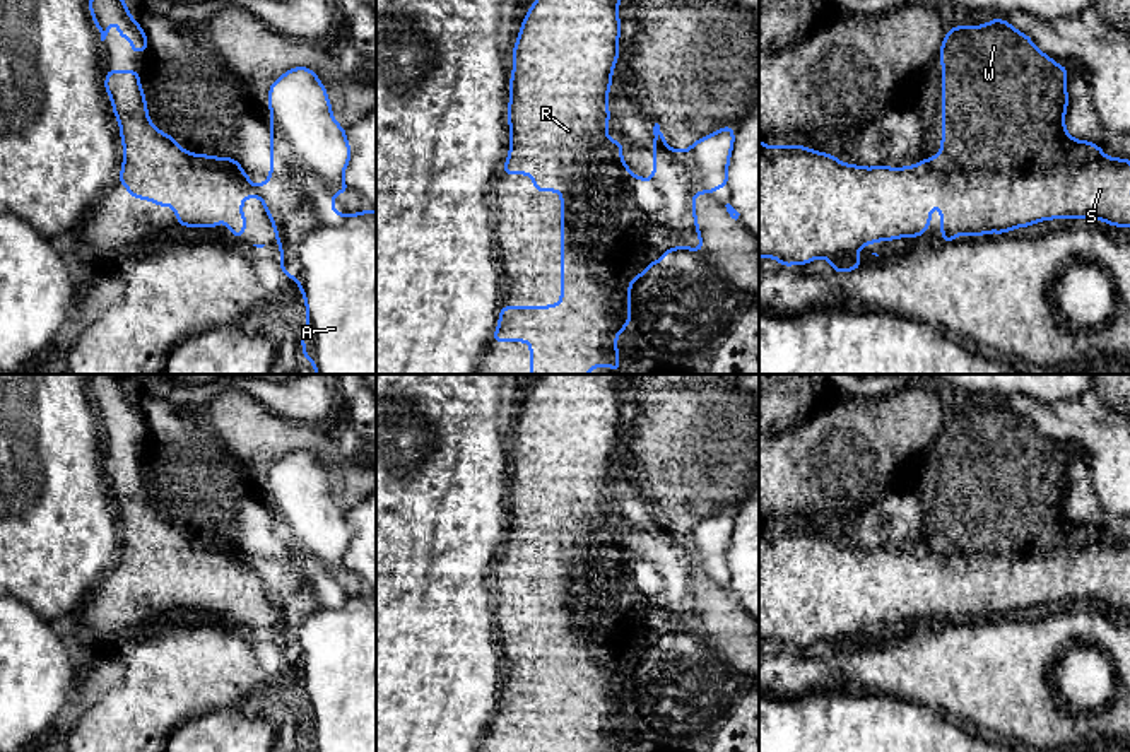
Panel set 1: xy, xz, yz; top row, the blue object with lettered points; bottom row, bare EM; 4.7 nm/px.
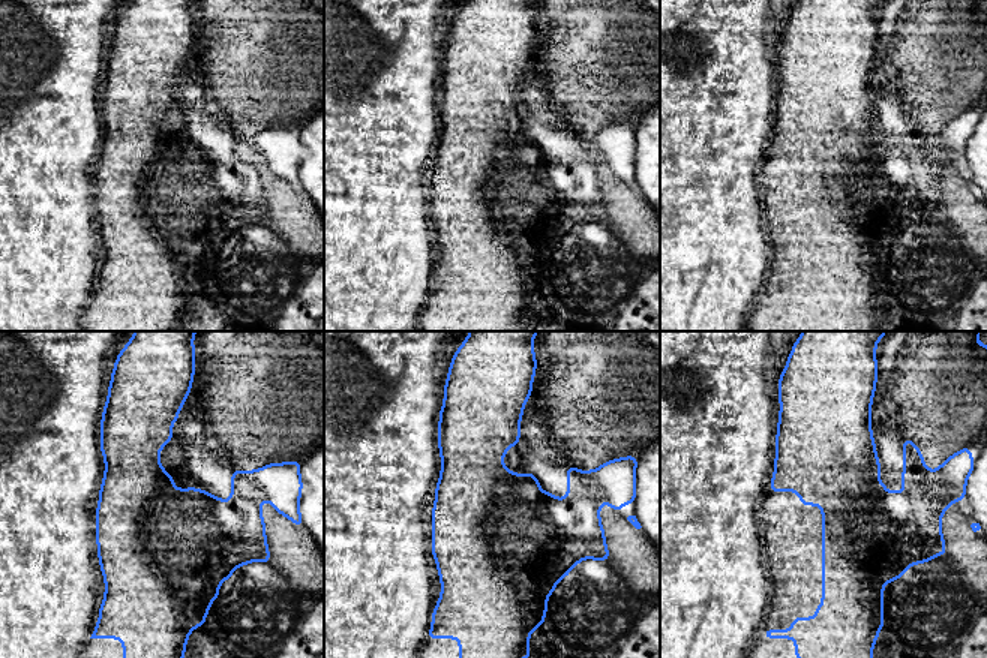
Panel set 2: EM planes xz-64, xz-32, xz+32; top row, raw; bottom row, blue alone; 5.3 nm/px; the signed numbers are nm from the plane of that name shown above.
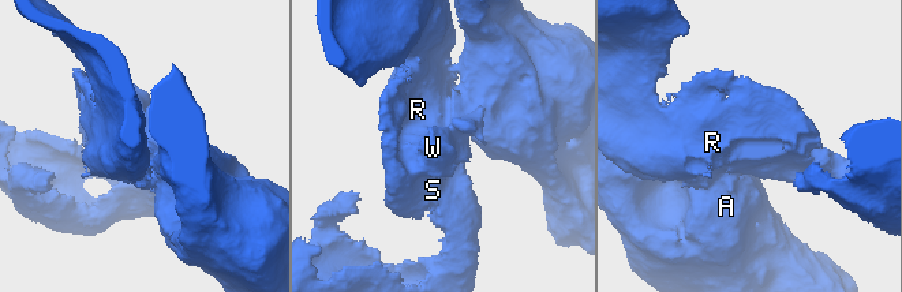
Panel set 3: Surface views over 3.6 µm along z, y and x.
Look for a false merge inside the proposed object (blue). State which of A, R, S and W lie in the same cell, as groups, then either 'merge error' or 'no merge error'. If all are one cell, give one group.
A / R S W | merge error

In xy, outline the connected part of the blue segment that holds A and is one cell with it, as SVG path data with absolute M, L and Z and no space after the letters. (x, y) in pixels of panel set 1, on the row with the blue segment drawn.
M296 67L272 82L268 108L274 125L287 137L296 166L270 166L265 183L255 186L236 159L222 157L227 174L255 188L280 246L280 268L299 284L308 330L303 355L316 374L376 374L376 212L337 214L333 198L347 193L344 171L350 147L345 128L332 115L328 92L318 75Z

